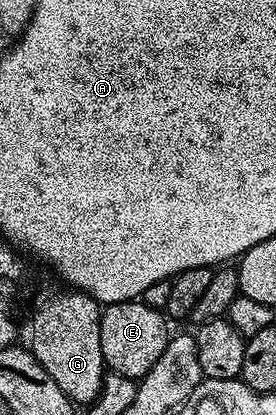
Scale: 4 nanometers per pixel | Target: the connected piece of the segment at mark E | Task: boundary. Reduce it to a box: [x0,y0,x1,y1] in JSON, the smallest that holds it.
[100,299,172,379]

